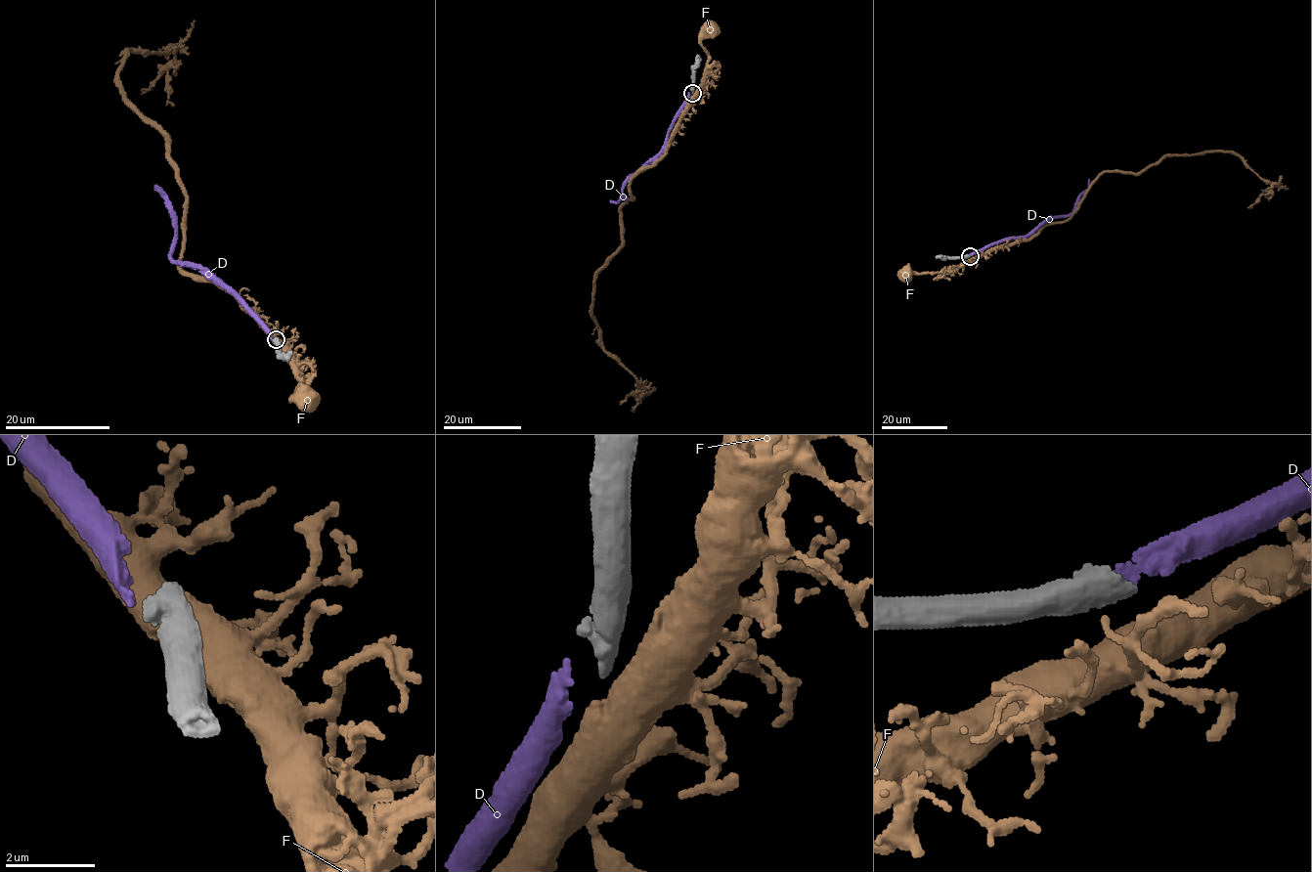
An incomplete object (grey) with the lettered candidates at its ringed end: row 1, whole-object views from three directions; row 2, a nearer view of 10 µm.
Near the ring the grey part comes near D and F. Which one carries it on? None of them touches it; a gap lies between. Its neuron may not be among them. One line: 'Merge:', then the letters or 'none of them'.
Merge: D

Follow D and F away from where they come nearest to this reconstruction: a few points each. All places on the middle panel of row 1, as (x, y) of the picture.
D: (690, 94), (668, 133), (664, 150), (623, 185), (622, 196), (626, 197), (625, 196), (616, 202), (609, 200)
F: (694, 94), (701, 83), (708, 59), (708, 51), (701, 40), (709, 28)

